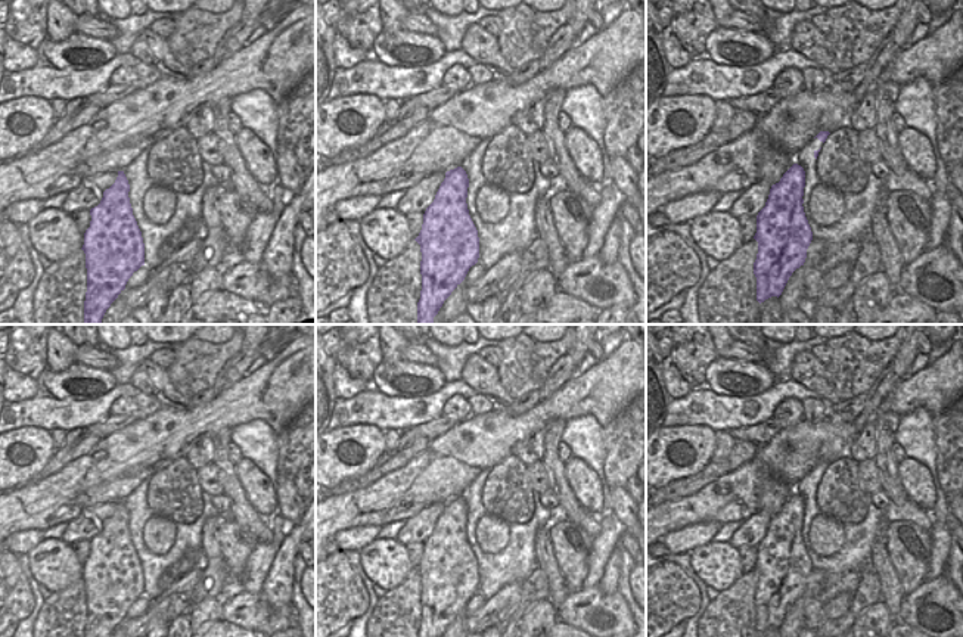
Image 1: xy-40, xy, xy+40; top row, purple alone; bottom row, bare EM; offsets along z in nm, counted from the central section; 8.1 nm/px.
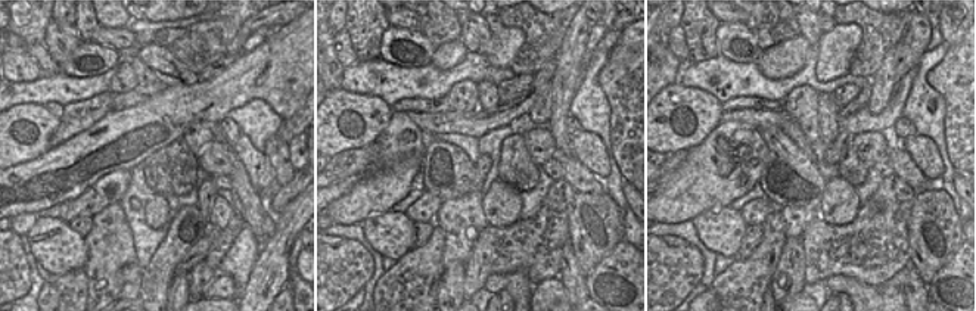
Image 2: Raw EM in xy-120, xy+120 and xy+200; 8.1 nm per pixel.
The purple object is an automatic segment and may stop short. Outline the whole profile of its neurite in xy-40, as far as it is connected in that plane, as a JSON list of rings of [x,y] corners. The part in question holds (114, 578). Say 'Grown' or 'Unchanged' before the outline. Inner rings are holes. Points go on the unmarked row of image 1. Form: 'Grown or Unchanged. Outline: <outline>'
Unchanged. Outline: [[[118,501],[115,513],[103,522],[100,534],[90,540],[90,557],[84,563],[87,622],[84,637],[111,637],[125,619],[128,609],[145,596],[145,574],[133,546],[128,528],[130,515],[124,501]]]

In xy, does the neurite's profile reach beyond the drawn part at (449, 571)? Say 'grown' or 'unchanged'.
unchanged

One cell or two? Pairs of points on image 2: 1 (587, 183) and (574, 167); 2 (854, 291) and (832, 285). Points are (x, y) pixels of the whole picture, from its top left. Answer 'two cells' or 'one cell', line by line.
1: one cell
2: one cell

